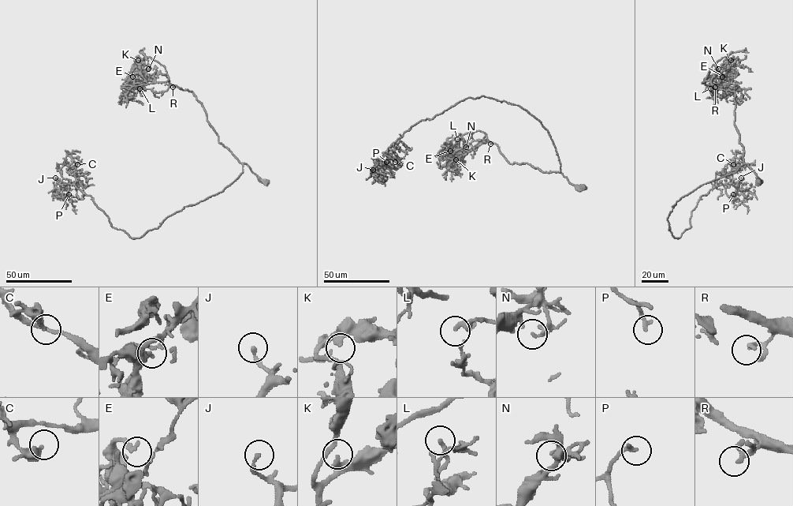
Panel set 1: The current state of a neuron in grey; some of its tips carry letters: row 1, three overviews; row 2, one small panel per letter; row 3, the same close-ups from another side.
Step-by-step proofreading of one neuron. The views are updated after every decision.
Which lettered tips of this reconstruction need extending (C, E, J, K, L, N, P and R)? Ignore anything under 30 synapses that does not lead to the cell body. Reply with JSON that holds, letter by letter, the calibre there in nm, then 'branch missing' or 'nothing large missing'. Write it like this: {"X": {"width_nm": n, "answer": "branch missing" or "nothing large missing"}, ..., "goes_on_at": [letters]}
{"C": {"width_nm": 280, "answer": "nothing large missing"}, "E": {"width_nm": 190, "answer": "nothing large missing"}, "J": {"width_nm": 200, "answer": "nothing large missing"}, "K": {"width_nm": 280, "answer": "nothing large missing"}, "L": {"width_nm": 240, "answer": "nothing large missing"}, "N": {"width_nm": 150, "answer": "nothing large missing"}, "P": {"width_nm": 220, "answer": "branch missing"}, "R": {"width_nm": 120, "answer": "nothing large missing"}, "goes_on_at": ["P"]}

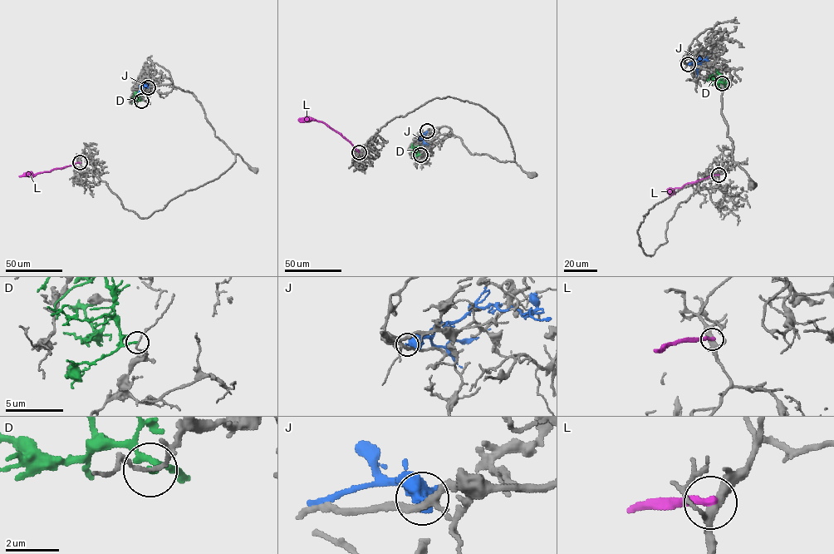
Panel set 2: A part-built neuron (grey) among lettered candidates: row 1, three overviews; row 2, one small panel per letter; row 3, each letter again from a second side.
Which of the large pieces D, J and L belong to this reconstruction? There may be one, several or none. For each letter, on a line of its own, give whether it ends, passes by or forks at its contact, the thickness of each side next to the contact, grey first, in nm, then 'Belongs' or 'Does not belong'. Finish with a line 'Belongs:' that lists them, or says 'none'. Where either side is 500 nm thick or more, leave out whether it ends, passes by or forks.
D: It ends there. Thickness 130 nm (grey) against 180 nm. Does not belong
J: Thickness 220 nm (grey) against 500 nm. Does not belong
L: It ends there. Thickness 340 nm (grey) against 320 nm. Does not belong
Belongs: none

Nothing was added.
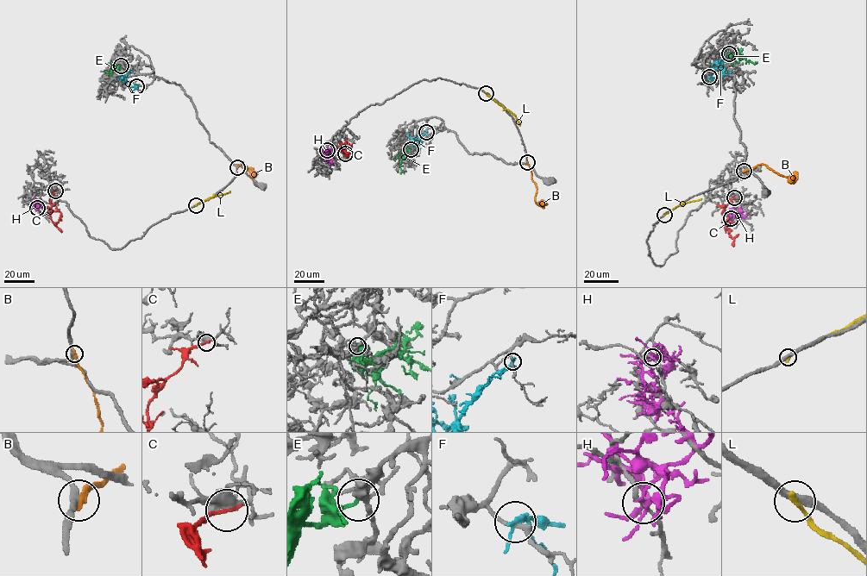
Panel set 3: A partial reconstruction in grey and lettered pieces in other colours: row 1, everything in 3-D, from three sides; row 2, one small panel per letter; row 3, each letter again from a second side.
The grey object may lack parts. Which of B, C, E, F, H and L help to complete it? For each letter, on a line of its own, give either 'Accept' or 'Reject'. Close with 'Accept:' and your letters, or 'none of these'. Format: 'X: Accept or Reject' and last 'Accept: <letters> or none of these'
B: Reject
C: Reject
E: Accept
F: Reject
H: Reject
L: Reject
Accept: E

